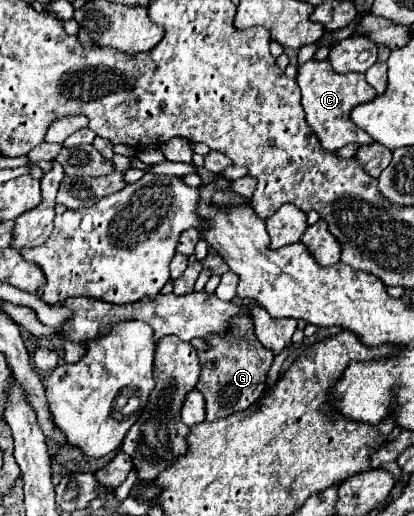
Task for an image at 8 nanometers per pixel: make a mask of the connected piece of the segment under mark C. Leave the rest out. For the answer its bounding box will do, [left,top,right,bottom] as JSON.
[295,59,377,151]

